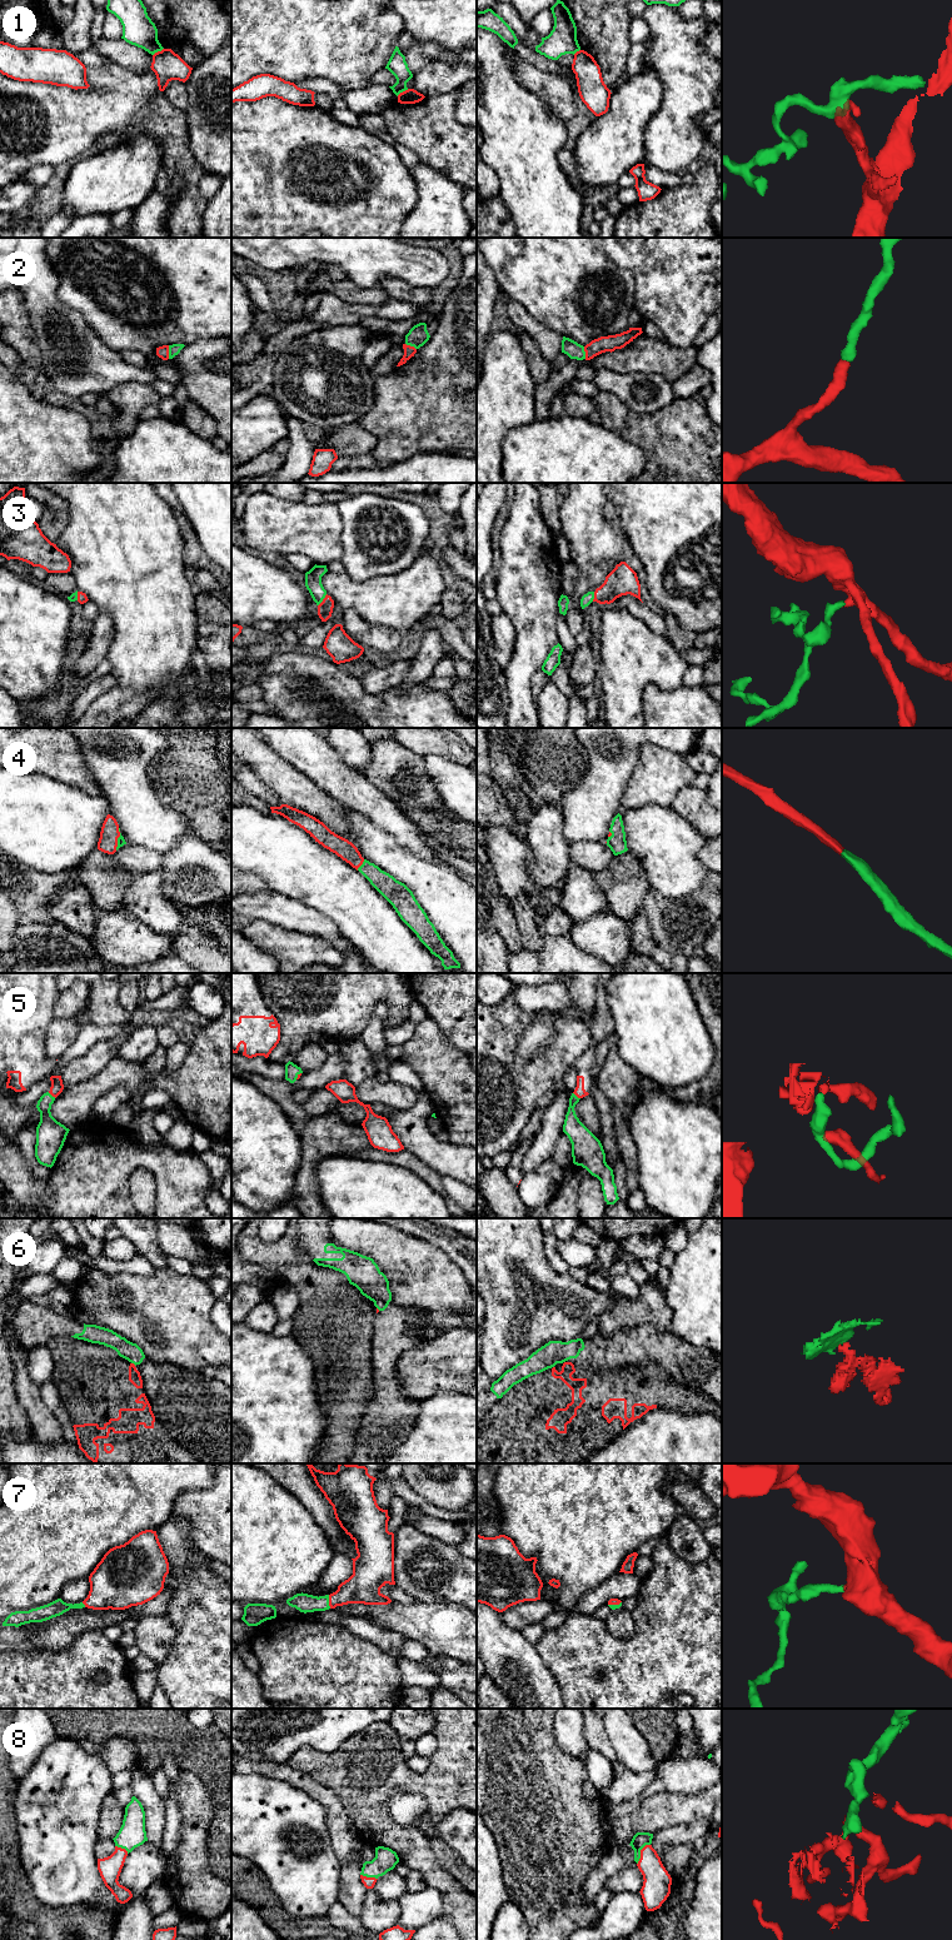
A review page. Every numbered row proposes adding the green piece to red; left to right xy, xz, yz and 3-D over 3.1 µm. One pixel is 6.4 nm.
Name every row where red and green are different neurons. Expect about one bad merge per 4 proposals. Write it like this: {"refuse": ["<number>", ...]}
{"refuse": ["1", "6"]}

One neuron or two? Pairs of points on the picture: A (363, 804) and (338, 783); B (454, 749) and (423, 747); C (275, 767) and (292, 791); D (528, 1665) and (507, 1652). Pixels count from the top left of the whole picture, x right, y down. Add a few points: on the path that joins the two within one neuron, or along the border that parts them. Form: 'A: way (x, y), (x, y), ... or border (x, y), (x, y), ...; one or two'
A: way (357, 798), (344, 786); one
B: way (447, 747), (430, 747); one
C: way (278, 773), (289, 784); one
D: way (523, 1665), (512, 1656); one

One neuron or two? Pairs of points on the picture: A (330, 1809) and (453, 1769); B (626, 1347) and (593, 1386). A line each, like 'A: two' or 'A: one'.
A: two
B: two

